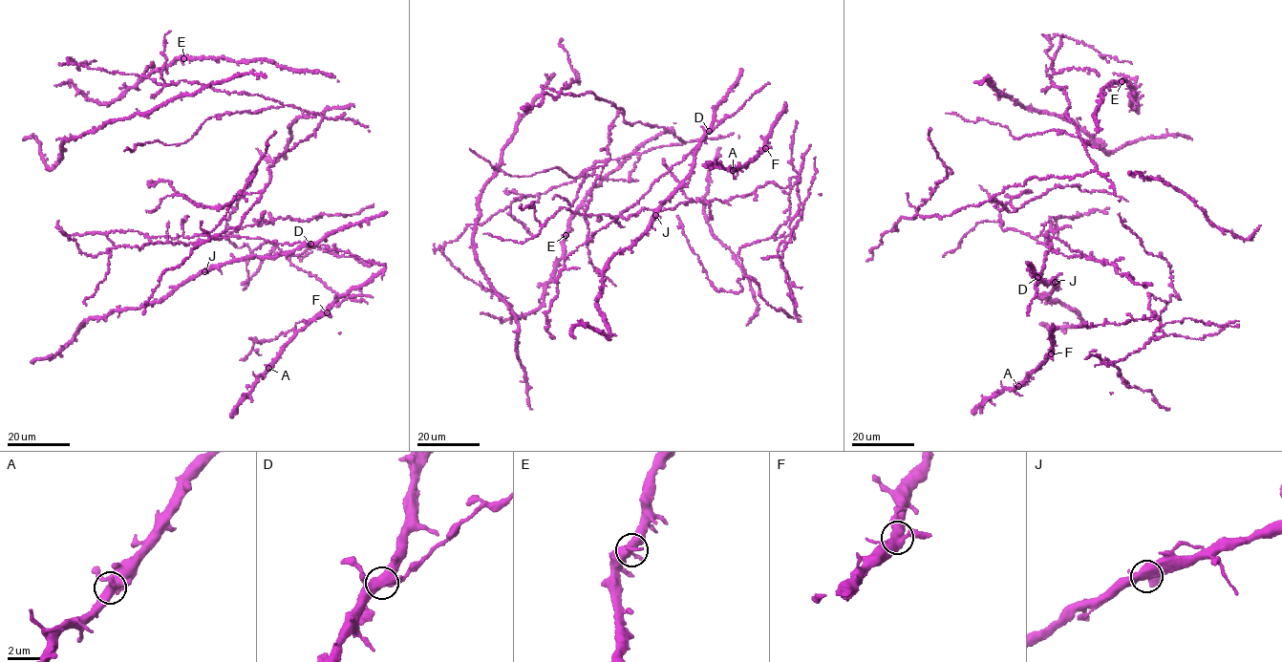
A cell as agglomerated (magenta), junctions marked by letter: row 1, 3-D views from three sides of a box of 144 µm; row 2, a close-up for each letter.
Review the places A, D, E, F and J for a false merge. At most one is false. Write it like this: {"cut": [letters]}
{"cut": []}

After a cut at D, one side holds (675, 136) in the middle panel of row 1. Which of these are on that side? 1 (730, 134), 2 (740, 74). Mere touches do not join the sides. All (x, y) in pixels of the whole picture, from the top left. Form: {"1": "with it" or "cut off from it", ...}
{"1": "with it", "2": "with it"}

